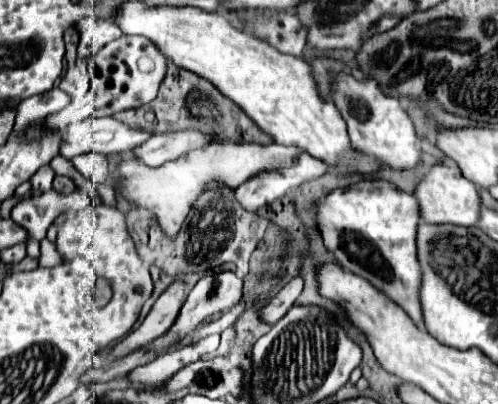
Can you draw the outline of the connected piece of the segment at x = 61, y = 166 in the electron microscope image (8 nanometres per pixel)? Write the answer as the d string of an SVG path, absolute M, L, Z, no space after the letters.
M61 155L52 158L50 166L52 166L52 170L54 170L56 174L64 174L64 176L70 176L70 178L74 178L74 176L78 174L78 170L74 168L74 164Z

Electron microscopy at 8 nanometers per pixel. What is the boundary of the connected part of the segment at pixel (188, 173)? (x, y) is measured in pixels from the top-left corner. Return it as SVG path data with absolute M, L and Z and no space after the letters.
M216 142L188 152L186 156L168 162L160 168L148 168L136 158L124 158L118 166L118 174L122 180L120 190L134 206L144 206L152 210L158 216L162 230L168 236L174 236L180 230L190 206L206 186L228 184L232 188L238 188L242 182L264 170L278 170L290 166L300 152L300 148L288 148L280 144L258 146L246 142Z

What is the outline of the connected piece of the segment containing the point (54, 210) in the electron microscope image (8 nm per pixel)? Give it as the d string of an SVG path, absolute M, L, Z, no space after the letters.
M54 188L42 194L32 194L22 198L10 212L10 218L24 226L30 234L30 240L42 240L46 236L48 226L60 216L60 214L74 214L82 208L92 204L92 198L82 190L76 188L70 194L56 192Z

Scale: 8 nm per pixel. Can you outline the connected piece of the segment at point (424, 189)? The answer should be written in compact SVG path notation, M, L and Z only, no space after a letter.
M446 164L434 166L420 180L416 188L416 198L420 202L422 220L426 224L454 224L454 226L464 226L464 228L472 228L478 224L478 216L482 210L480 192L470 180L462 176L458 166L446 166Z

